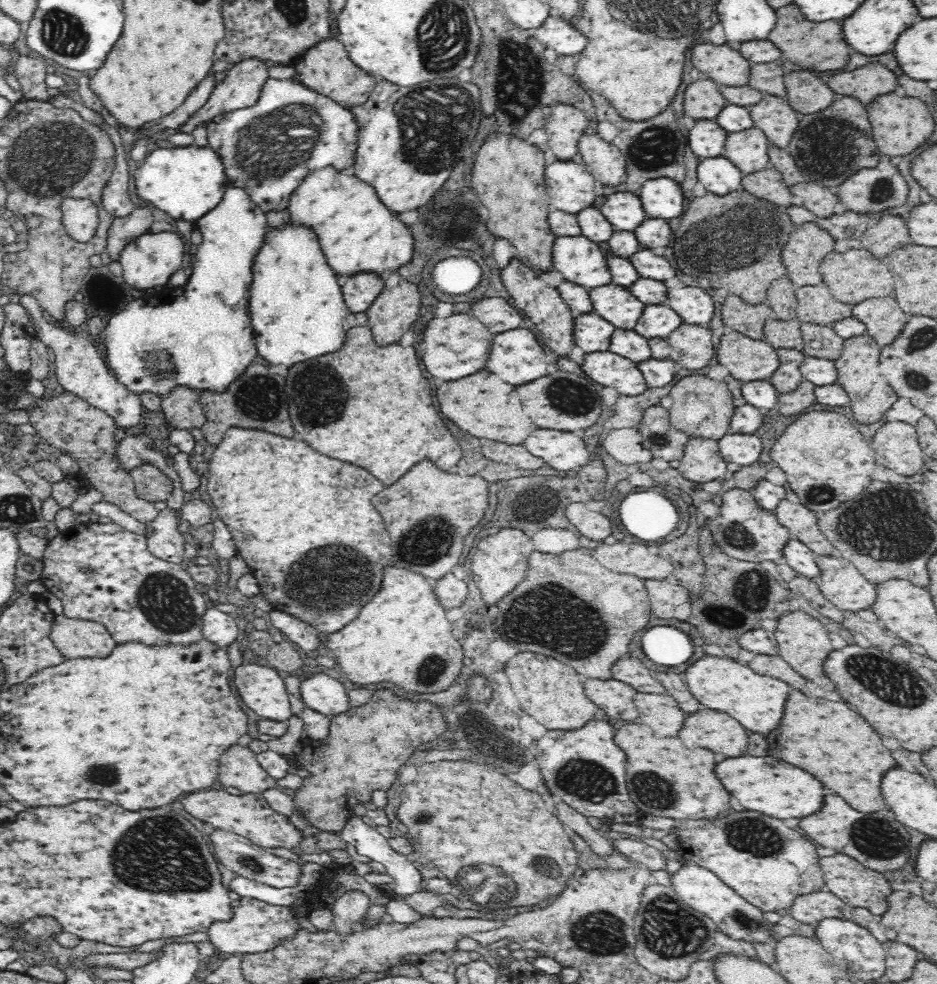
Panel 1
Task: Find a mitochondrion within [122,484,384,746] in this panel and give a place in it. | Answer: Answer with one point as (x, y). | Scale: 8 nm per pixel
(324, 577)

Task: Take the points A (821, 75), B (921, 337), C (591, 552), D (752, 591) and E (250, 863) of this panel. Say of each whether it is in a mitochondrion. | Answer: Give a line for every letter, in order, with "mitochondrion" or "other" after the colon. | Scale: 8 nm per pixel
A: other
B: mitochondrion
C: other
D: mitochondrion
E: mitochondrion

